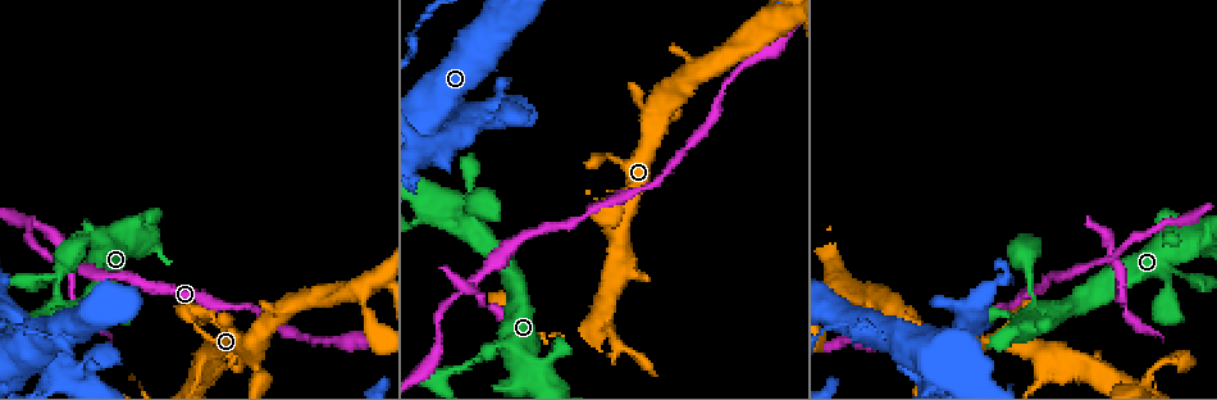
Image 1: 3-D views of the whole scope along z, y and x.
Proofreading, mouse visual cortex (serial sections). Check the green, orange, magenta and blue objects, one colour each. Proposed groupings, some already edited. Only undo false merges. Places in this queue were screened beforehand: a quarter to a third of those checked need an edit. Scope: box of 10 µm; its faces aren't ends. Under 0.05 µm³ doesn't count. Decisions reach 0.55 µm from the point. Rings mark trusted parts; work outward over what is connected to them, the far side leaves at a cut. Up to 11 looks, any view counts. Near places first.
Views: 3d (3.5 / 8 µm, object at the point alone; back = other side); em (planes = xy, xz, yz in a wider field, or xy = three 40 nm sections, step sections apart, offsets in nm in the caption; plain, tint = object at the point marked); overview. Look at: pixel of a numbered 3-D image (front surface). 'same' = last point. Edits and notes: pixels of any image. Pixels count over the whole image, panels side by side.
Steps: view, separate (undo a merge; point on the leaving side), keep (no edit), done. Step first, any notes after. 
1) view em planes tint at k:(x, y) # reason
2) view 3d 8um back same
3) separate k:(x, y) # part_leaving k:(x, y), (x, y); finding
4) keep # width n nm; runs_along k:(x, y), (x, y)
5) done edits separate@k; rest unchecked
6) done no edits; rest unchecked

view 3d 8um at 1:(444, 133) # four-way junction

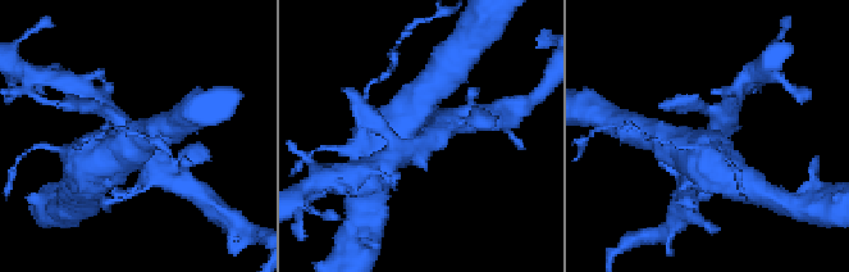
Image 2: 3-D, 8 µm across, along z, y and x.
view 3d 3.5um same

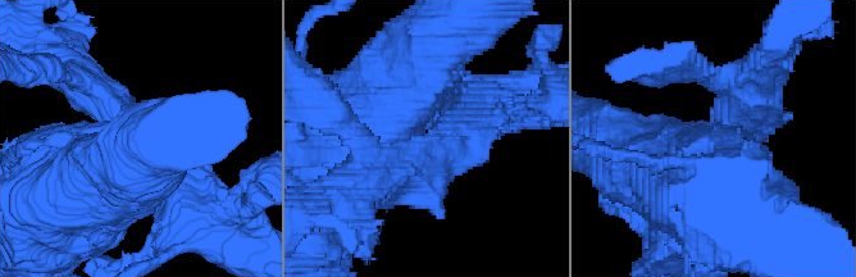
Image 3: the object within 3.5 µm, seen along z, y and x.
view em xy step 2 tint at 3:(432, 141)

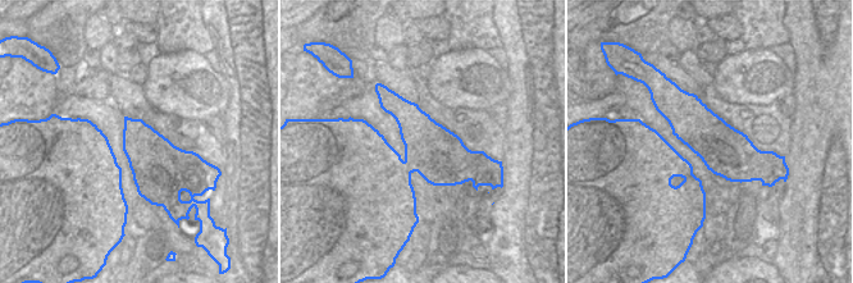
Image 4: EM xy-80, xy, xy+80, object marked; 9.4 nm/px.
separate 3:(415, 176) # part_leaving 3:(418, 141), (505, 101); two cells meet here

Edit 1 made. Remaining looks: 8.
view 3d 8um at 1:(1104, 259) # sharp bend

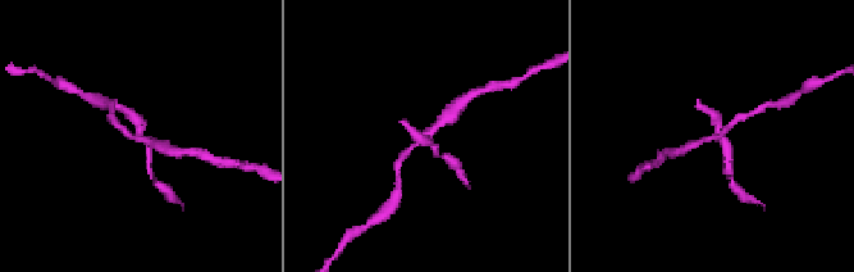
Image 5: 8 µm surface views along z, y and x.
view em planes tint same # now the EM

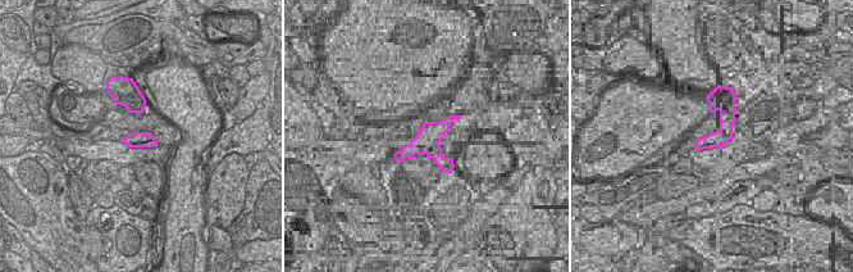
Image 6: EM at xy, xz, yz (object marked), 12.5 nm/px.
separate 5:(726, 159) # part_leaving 5:(722, 139), (733, 184); two cells meet here

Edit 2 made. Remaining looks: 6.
view overview # redraw

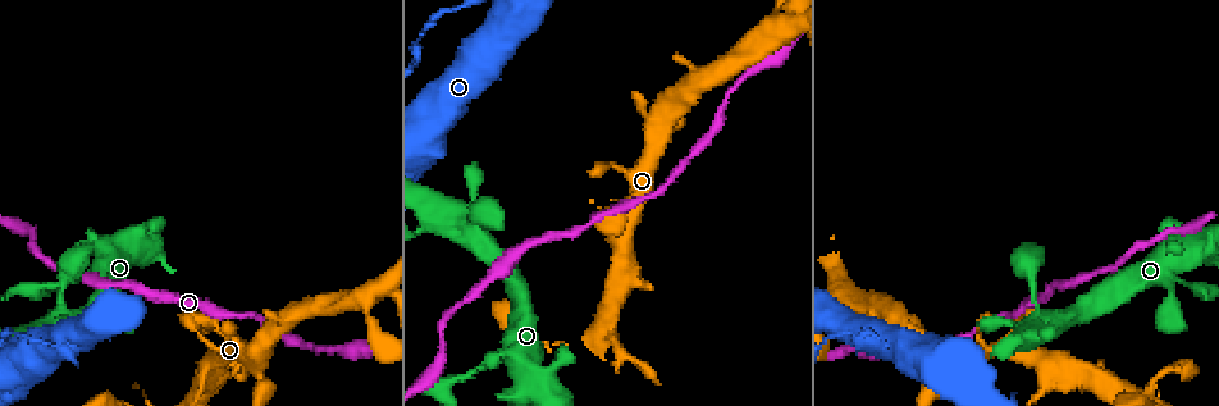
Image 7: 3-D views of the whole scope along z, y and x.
view 3d 8um at 7:(638, 366) # thin neck

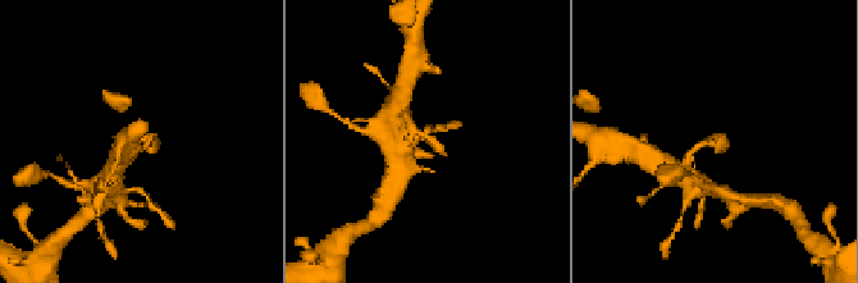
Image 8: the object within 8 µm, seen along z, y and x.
view em xy step 1 tint same

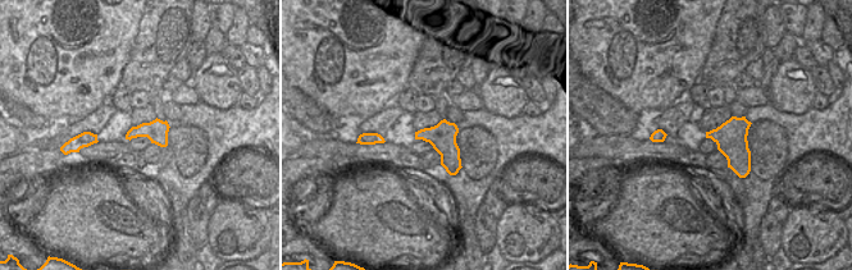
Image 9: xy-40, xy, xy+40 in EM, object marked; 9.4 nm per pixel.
keep # runs_along 8:(405, 115), (416, 132), (446, 155); one cell here

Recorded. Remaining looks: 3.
view 3d 3.5um at 7:(449, 378) # sharp bend

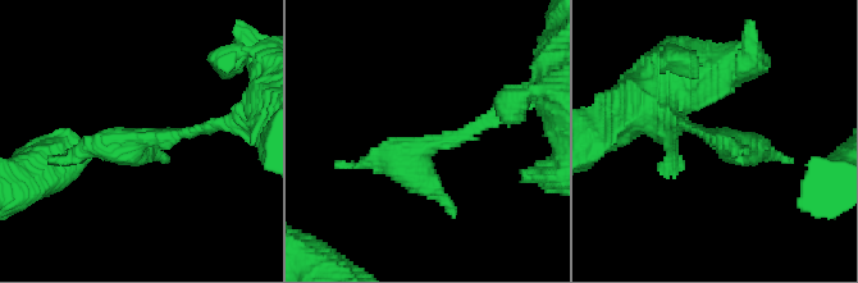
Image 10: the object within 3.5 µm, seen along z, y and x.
view em xy step 5 tint at 10:(139, 135) # shape alone is not enough

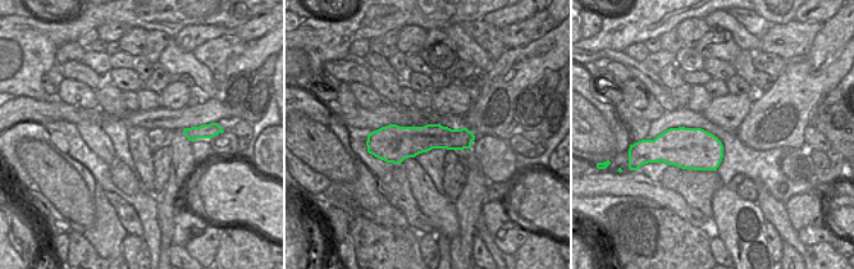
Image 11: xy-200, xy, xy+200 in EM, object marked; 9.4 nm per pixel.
view em xy step 3 tint same # cut it another way

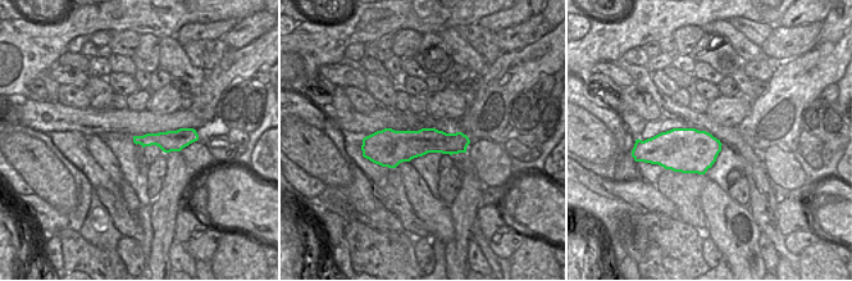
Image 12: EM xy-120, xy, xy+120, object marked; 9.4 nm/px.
keep # runs_along 10:(505, 113), (410, 159), (450, 197); one cell here

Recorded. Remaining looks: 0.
done edits separate@3, separate@5; rest unchecked

